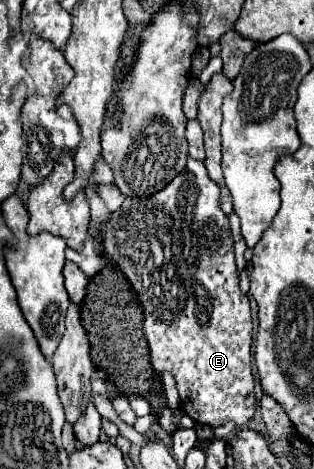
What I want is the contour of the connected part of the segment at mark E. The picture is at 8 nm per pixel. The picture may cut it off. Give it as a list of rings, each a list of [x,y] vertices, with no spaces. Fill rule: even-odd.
[[[188,157],[186,167],[182,173],[178,173],[164,189],[156,191],[154,195],[148,197],[126,197],[122,207],[118,211],[114,211],[106,223],[106,235],[104,235],[104,249],[108,259],[112,259],[120,271],[124,271],[124,275],[128,275],[128,281],[132,283],[134,291],[138,293],[138,299],[142,303],[144,309],[144,335],[148,339],[148,347],[150,347],[150,357],[152,357],[152,365],[158,373],[162,371],[170,371],[176,379],[176,389],[180,393],[180,407],[182,411],[192,417],[192,421],[200,423],[200,425],[208,425],[208,427],[218,427],[226,421],[236,421],[238,427],[246,425],[252,415],[254,415],[254,407],[256,407],[256,399],[254,399],[254,377],[252,377],[252,363],[250,363],[250,345],[252,345],[252,315],[250,315],[250,301],[248,295],[244,295],[238,287],[238,269],[236,269],[236,261],[234,261],[234,251],[232,251],[232,239],[230,239],[230,225],[228,225],[228,217],[222,213],[220,209],[220,189],[216,187],[216,183],[208,177],[208,171],[204,167],[204,161],[192,159]]]

